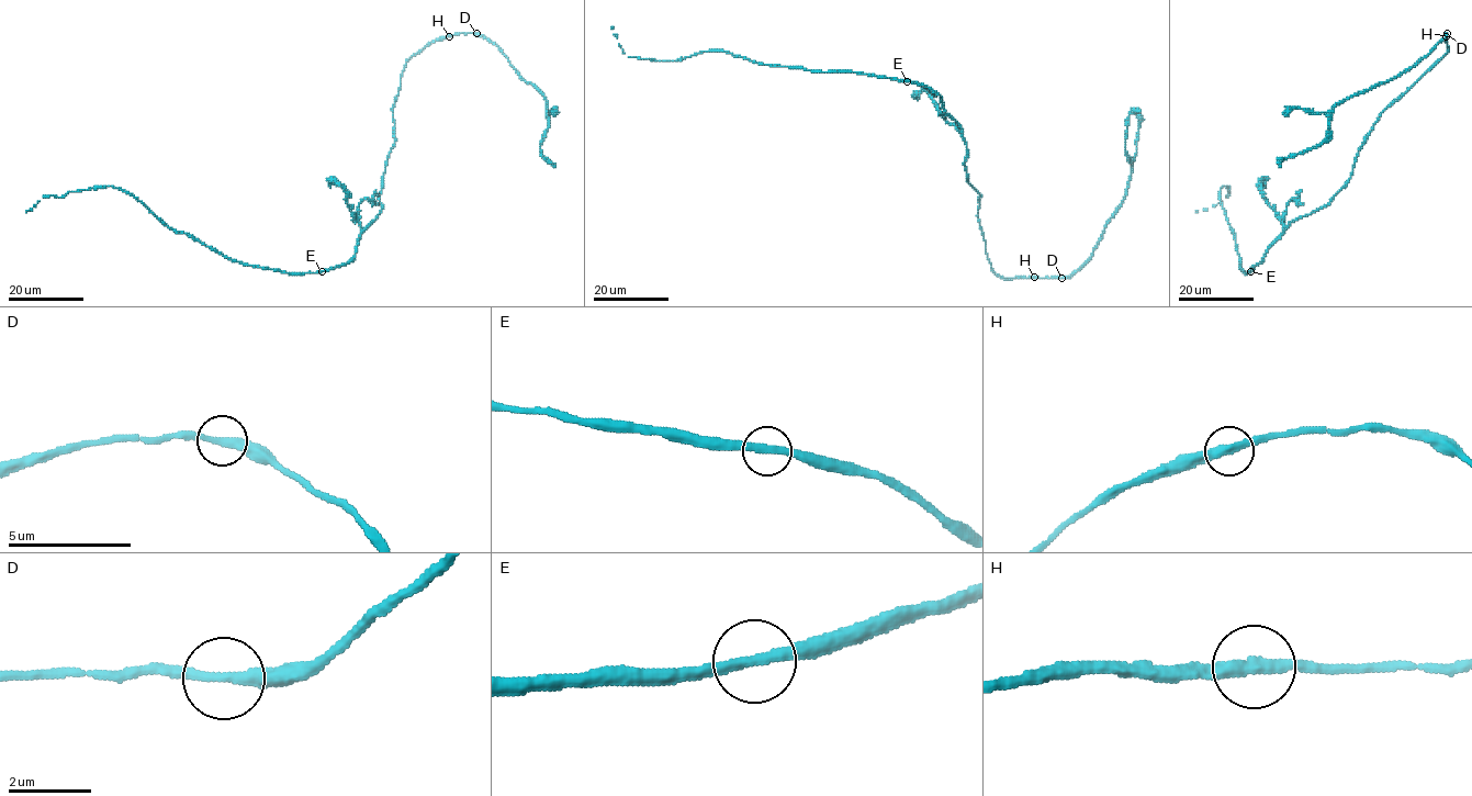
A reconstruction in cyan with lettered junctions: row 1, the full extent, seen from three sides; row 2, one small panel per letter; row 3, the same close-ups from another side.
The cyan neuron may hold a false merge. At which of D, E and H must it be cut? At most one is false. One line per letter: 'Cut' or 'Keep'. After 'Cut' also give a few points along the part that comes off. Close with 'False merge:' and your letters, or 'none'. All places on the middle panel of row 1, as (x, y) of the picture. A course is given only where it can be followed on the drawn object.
D: Keep
E: Keep
H: Keep
False merge: none

